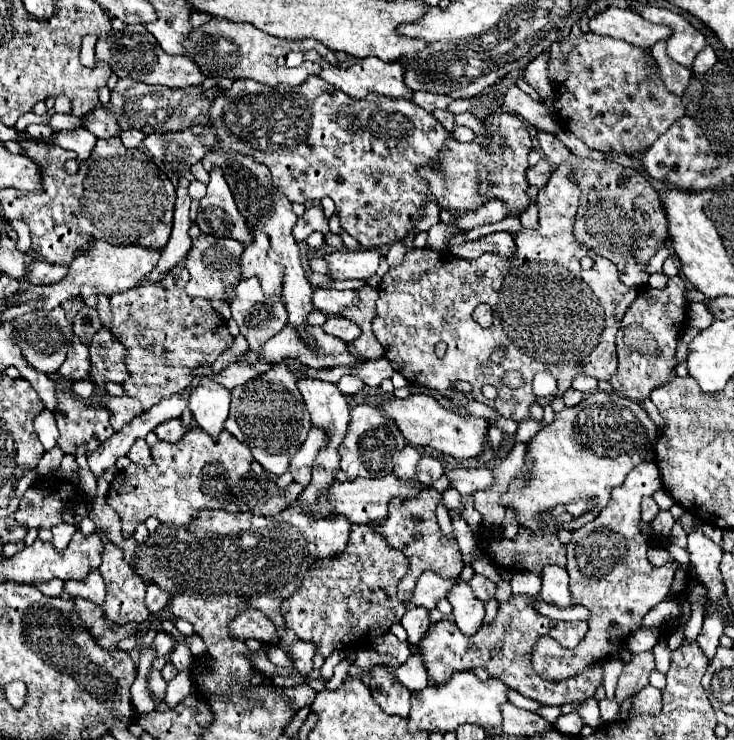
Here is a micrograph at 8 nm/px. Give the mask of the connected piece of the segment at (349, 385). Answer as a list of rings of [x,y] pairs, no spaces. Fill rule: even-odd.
[[[352,374],[342,376],[342,378],[338,380],[338,386],[340,386],[340,390],[342,390],[344,394],[358,394],[358,392],[362,392],[362,390],[366,388],[364,380],[358,378],[358,376],[352,376]]]

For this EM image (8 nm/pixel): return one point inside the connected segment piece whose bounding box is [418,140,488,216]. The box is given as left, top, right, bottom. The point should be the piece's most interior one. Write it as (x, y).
(457, 191)

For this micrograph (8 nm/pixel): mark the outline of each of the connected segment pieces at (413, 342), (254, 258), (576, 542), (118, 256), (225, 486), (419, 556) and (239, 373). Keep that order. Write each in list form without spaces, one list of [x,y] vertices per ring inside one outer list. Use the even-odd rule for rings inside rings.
[[[562,162],[562,166],[554,170],[548,184],[538,192],[538,228],[522,228],[518,234],[514,234],[516,250],[510,258],[502,258],[496,254],[482,254],[476,260],[462,260],[462,258],[454,258],[446,250],[438,252],[432,248],[414,248],[406,252],[404,262],[396,268],[390,268],[388,274],[382,278],[382,284],[378,286],[380,298],[376,302],[376,318],[372,328],[376,338],[386,350],[384,356],[392,362],[394,370],[400,372],[404,378],[410,378],[420,386],[434,388],[442,396],[448,396],[456,402],[466,402],[466,400],[484,402],[490,408],[498,410],[504,418],[512,418],[516,422],[528,420],[530,404],[534,402],[540,402],[542,406],[550,404],[550,400],[536,400],[536,396],[532,394],[532,378],[538,370],[546,370],[556,378],[558,382],[556,396],[562,396],[578,374],[594,376],[598,380],[610,380],[612,374],[616,374],[618,370],[616,344],[614,344],[616,332],[622,316],[626,314],[628,306],[634,302],[638,292],[624,286],[618,280],[618,268],[615,264],[590,252],[590,248],[582,246],[574,238],[578,200],[580,200],[580,190],[572,178],[572,166],[570,162]],[[582,256],[594,258],[593,268],[588,271],[580,268]],[[482,302],[490,304],[494,312],[494,322],[490,328],[480,328],[472,320],[472,310]],[[444,312],[450,312],[450,318],[446,324],[440,326],[440,314]],[[440,340],[448,344],[446,356],[442,360],[434,354],[434,346]],[[494,350],[504,352],[504,362],[496,364],[490,360],[490,354]],[[508,370],[520,370],[524,374],[524,384],[520,388],[512,390],[502,382],[502,376]],[[460,380],[472,384],[470,394],[462,394],[454,388],[454,384]],[[484,384],[492,384],[498,388],[496,400],[486,400],[482,396],[480,388]]]
[[[250,224],[254,240],[250,244],[244,244],[242,254],[242,278],[256,276],[262,282],[262,290],[266,296],[272,296],[274,292],[282,290],[282,276],[284,268],[268,258],[270,250],[270,238],[266,238],[264,232],[260,232],[256,226]]]
[[[644,462],[636,466],[626,482],[612,490],[610,504],[600,512],[600,516],[586,526],[578,528],[568,542],[568,564],[570,592],[574,600],[590,610],[590,628],[586,638],[576,646],[576,650],[558,650],[556,642],[550,638],[540,638],[532,652],[532,664],[544,680],[564,680],[582,672],[588,664],[598,658],[606,660],[610,656],[610,638],[626,640],[628,634],[636,632],[642,618],[660,604],[672,584],[678,562],[670,562],[662,568],[650,566],[646,560],[646,538],[640,532],[640,502],[644,496],[662,488],[662,478],[654,462]]]
[[[96,242],[94,246],[90,246],[90,250],[74,258],[74,262],[68,268],[68,276],[62,282],[54,286],[28,286],[28,290],[18,296],[18,304],[24,300],[36,300],[42,296],[46,302],[40,308],[52,310],[60,306],[62,302],[70,300],[72,296],[82,296],[86,306],[98,308],[98,294],[106,294],[110,298],[112,294],[124,294],[136,286],[152,284],[152,282],[146,282],[146,274],[154,270],[154,266],[158,264],[158,258],[160,258],[160,250],[154,250],[154,248],[144,248],[138,244],[114,246],[108,242]]]
[[[192,428],[176,444],[158,442],[152,448],[154,464],[150,468],[130,464],[110,482],[106,502],[118,512],[122,536],[132,538],[138,524],[154,516],[168,526],[186,528],[206,508],[220,508],[224,502],[216,494],[230,494],[238,480],[252,472],[250,448],[230,436],[226,430],[214,440],[204,430]]]
[[[424,488],[418,494],[418,498],[412,498],[412,500],[394,498],[390,502],[388,520],[382,526],[374,526],[374,530],[378,534],[382,534],[390,542],[392,548],[402,550],[410,558],[410,570],[398,584],[398,596],[404,602],[408,602],[412,598],[416,582],[418,582],[418,578],[424,570],[434,570],[442,578],[456,578],[456,576],[460,576],[460,572],[464,568],[458,544],[444,538],[444,534],[440,532],[440,526],[438,526],[438,520],[436,520],[436,504],[440,500],[442,500],[442,494],[432,490],[432,488]]]
[[[256,362],[254,366],[240,366],[240,364],[231,364],[222,369],[218,374],[212,374],[212,378],[222,384],[225,388],[232,391],[234,386],[246,384],[248,380],[256,378],[258,374],[264,374],[266,370],[270,370],[268,362]]]

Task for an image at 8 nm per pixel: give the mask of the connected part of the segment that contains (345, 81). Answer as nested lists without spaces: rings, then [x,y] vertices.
[[[310,50],[310,52],[290,52],[290,54],[282,56],[282,58],[278,58],[278,64],[280,64],[280,66],[300,66],[300,64],[304,62],[304,58],[306,58],[306,60],[312,60],[312,62],[318,62],[318,64],[322,66],[322,74],[320,74],[320,76],[322,76],[328,84],[332,84],[334,88],[346,92],[346,94],[348,94],[350,98],[354,98],[354,100],[362,100],[362,98],[366,98],[370,92],[374,92],[374,94],[378,94],[378,96],[394,98],[394,100],[400,100],[400,98],[412,100],[412,96],[414,96],[414,92],[412,92],[412,90],[406,86],[406,82],[404,82],[404,72],[402,72],[402,64],[400,64],[400,62],[390,62],[390,64],[386,64],[386,62],[382,62],[380,58],[368,56],[366,60],[358,60],[358,62],[356,62],[354,66],[350,66],[350,68],[340,68],[340,66],[326,64],[314,50]]]

